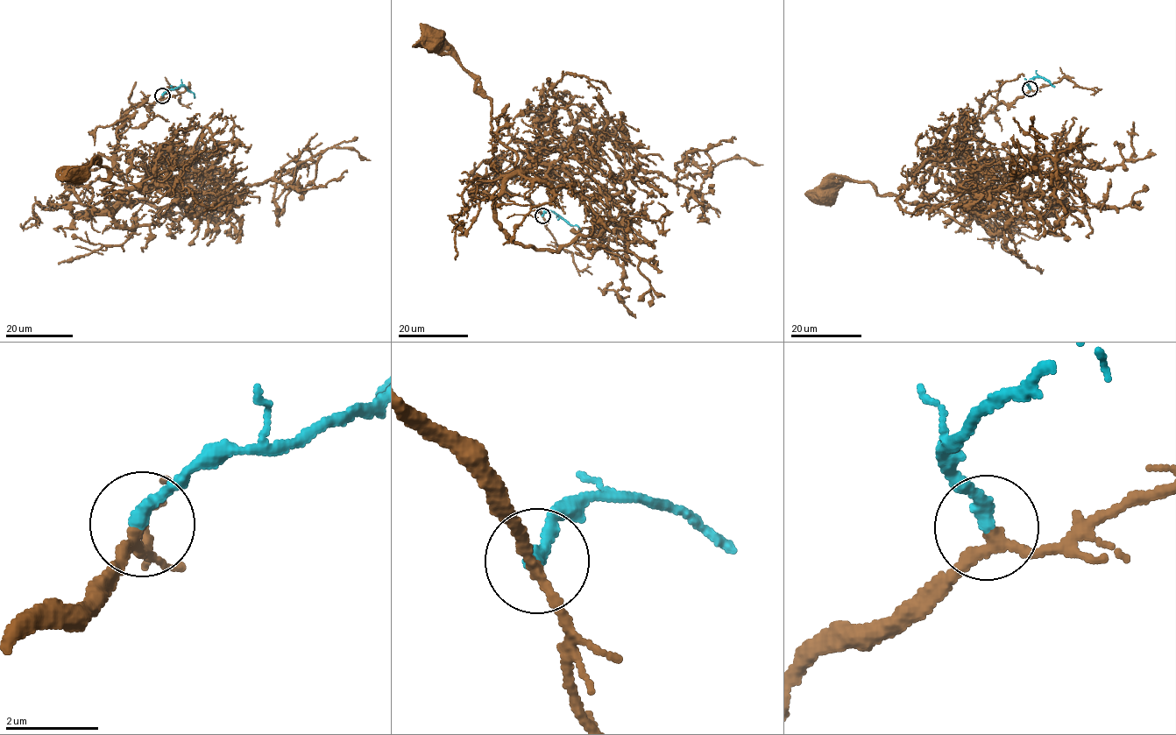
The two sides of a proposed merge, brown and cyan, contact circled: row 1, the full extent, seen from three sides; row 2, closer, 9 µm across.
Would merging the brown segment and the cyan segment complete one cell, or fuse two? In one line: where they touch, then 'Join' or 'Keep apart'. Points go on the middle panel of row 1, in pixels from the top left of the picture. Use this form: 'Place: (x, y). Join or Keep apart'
Place: (542, 215). Join

